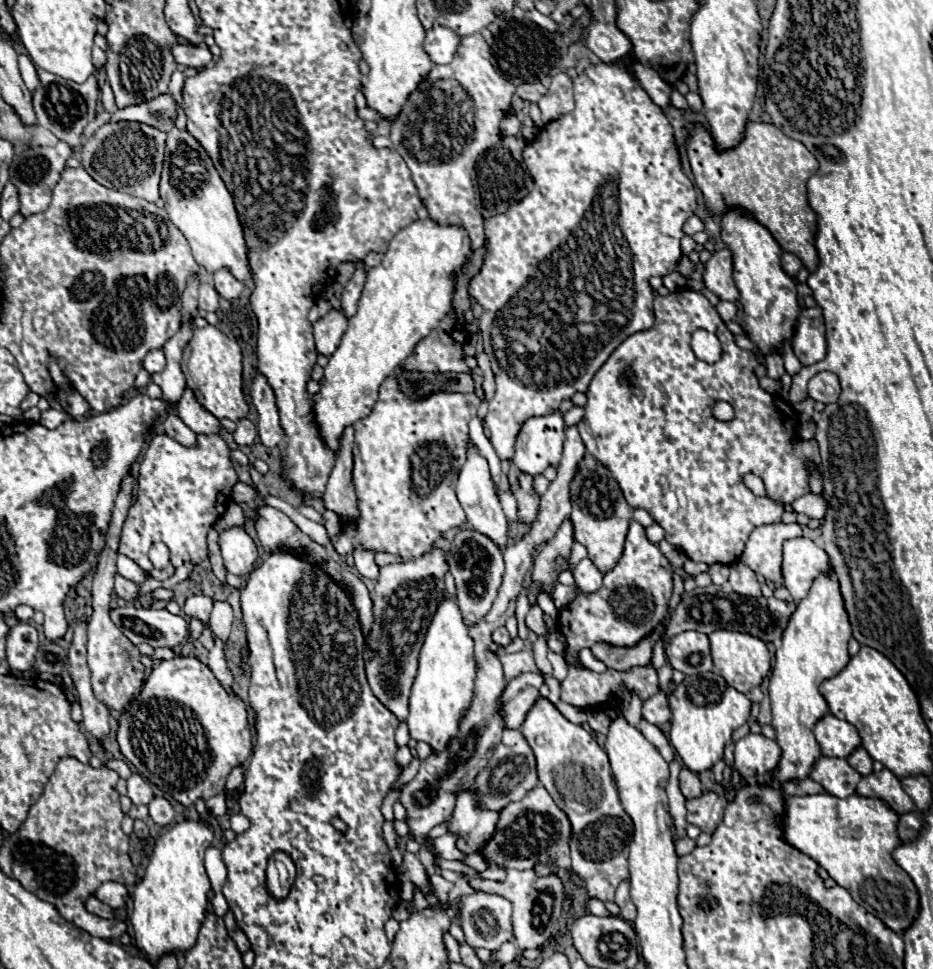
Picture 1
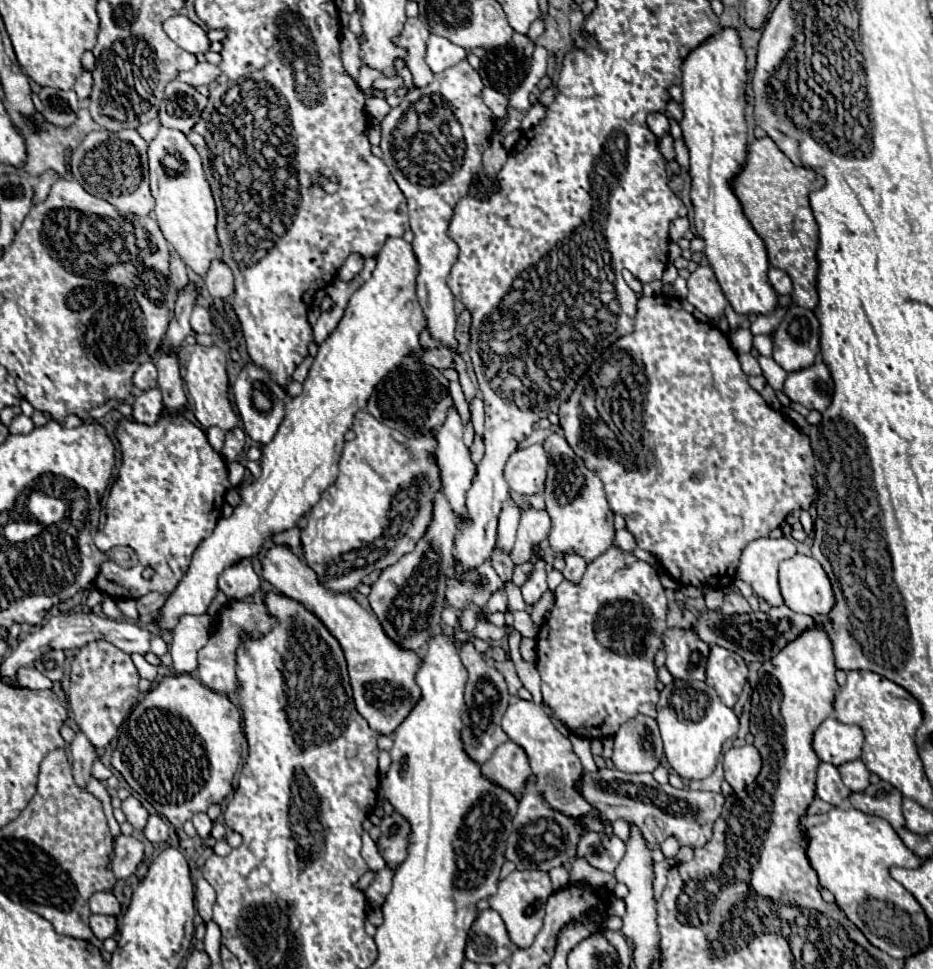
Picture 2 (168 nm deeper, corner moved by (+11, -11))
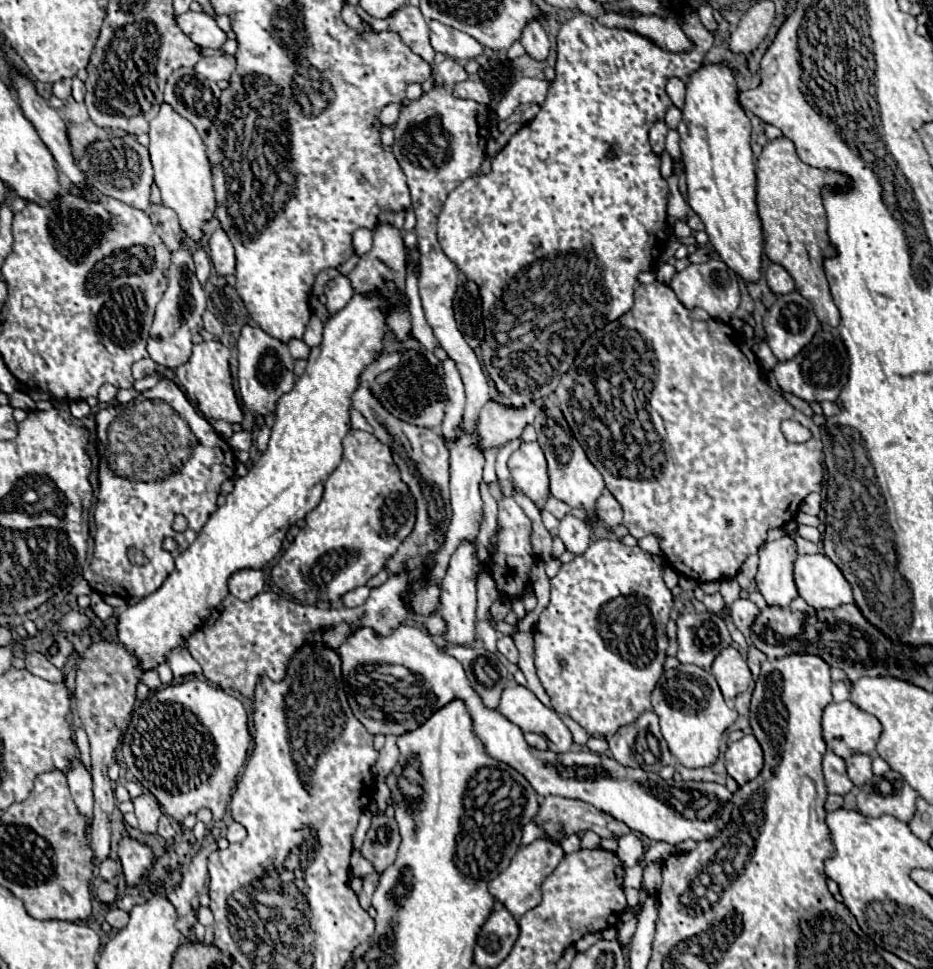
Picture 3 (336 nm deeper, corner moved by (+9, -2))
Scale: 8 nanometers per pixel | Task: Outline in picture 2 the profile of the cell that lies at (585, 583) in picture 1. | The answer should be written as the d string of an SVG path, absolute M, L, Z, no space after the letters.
M565 555L565 569L563 569L563 577L567 579L567 581L571 581L571 583L581 583L581 577L583 577L583 573L585 573L585 567L587 567L587 563L585 563L585 559L583 557L579 557L579 555Z

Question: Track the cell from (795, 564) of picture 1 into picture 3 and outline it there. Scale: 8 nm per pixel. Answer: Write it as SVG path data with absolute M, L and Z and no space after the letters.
M823 554L797 556L795 584L801 598L815 610L837 608L841 604L855 602L851 584L843 578L841 570Z

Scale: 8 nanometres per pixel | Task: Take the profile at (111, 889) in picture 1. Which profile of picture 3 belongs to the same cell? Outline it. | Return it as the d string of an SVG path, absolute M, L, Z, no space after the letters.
M105 880L97 882L97 888L95 888L95 894L97 898L103 902L103 904L113 904L115 898L117 898L117 888Z

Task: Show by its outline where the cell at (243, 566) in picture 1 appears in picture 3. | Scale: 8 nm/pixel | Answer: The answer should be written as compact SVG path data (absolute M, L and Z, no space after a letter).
M239 570L229 578L229 592L243 602L255 598L263 588L265 576L261 570Z

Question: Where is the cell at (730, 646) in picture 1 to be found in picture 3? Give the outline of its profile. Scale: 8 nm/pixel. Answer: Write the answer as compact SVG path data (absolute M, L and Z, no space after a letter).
M731 646L725 648L715 658L711 672L713 672L717 684L727 700L733 700L737 694L745 692L751 682L751 670L747 668L747 662Z

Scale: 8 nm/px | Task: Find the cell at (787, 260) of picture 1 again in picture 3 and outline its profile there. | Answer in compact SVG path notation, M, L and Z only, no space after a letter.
M771 264L765 272L765 280L767 280L767 286L771 288L771 292L775 294L789 294L795 290L795 284L793 284L793 278L787 274L787 270L779 264Z

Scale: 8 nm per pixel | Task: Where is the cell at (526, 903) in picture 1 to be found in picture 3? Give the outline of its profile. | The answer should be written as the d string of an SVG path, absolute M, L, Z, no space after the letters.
M537 838L535 842L521 846L511 858L507 870L503 870L495 880L489 882L489 892L519 920L527 910L541 902L541 884L557 868L563 858L563 848L555 846L549 838Z

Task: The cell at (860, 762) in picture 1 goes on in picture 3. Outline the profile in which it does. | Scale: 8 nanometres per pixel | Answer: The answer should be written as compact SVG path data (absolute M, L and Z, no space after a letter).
M855 754L845 762L847 762L847 774L855 786L863 786L867 780L873 778L871 758L867 754Z

